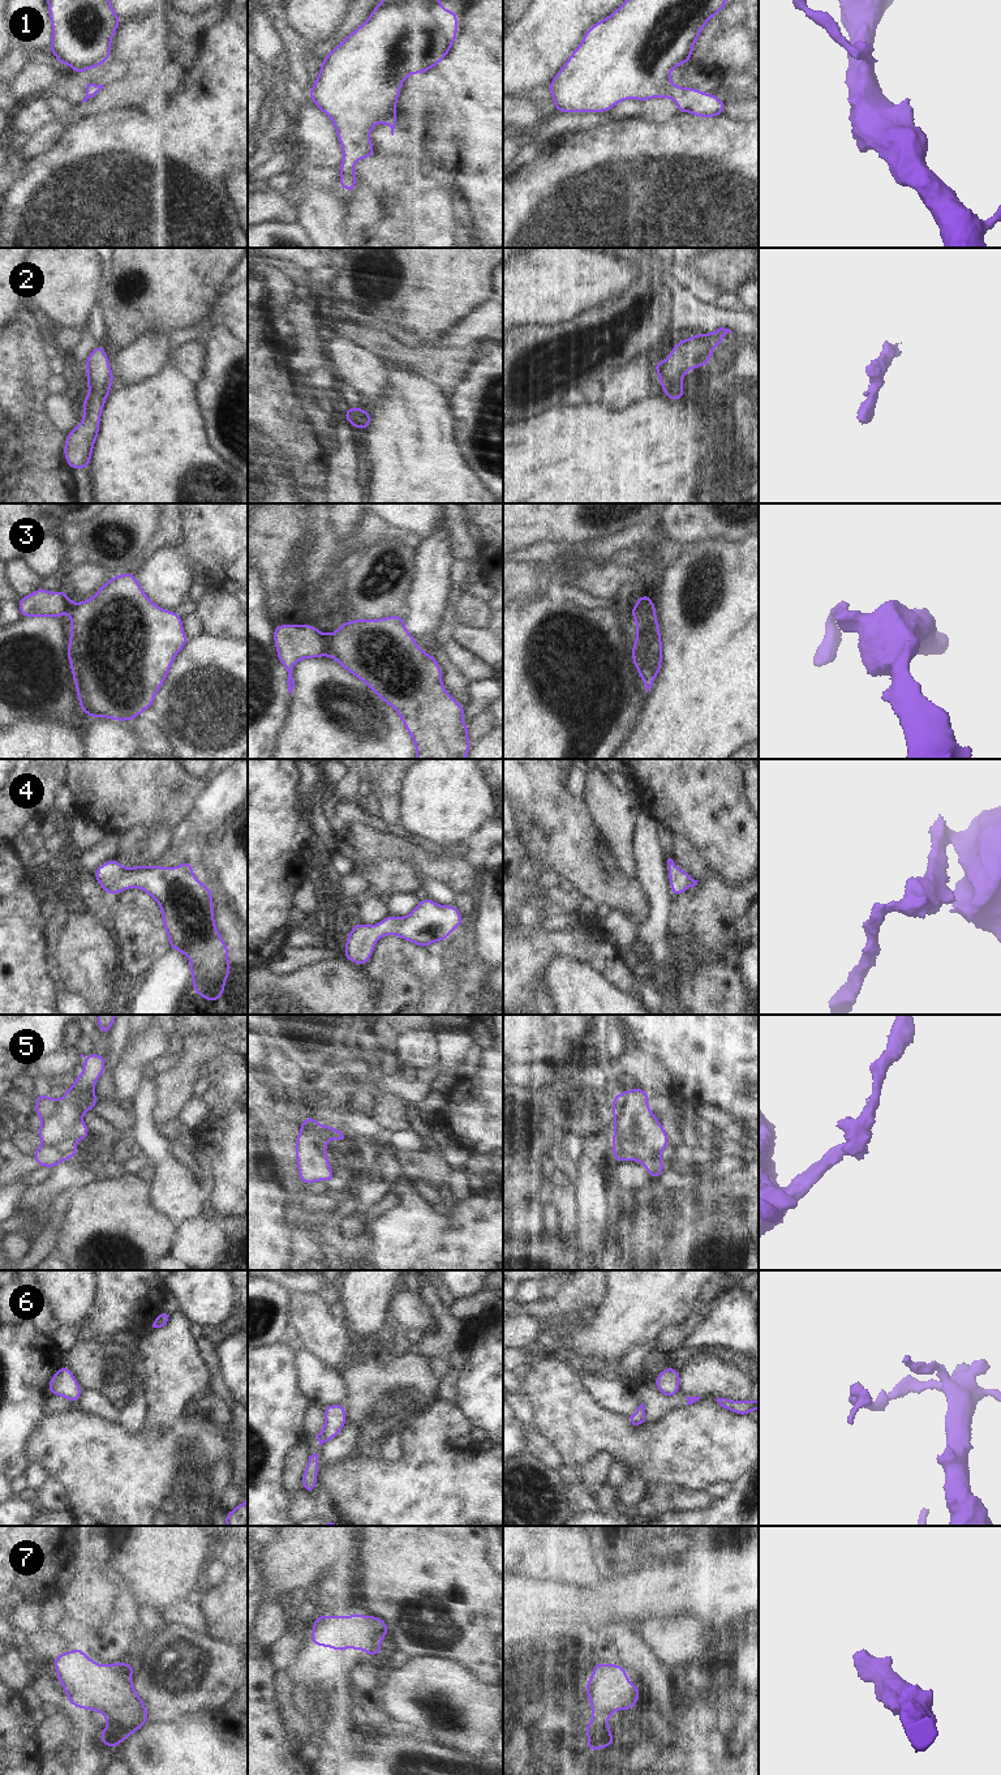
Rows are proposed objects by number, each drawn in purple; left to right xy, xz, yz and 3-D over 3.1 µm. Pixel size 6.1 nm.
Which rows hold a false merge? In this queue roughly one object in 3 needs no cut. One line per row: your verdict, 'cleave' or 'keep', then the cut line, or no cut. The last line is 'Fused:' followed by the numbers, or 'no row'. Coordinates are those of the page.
1: keep; no cut
2: keep; no cut
3: cleave; cut in xz along (325, 635), (326, 655)
4: keep; no cut
5: cleave; cut in yz along (614, 1133), (617, 1136), (634, 1136), (660, 1153)
6: cleave; cut in xz along (319, 1440), (322, 1443)
7: keep; no cut
Fused: 3, 5, 6

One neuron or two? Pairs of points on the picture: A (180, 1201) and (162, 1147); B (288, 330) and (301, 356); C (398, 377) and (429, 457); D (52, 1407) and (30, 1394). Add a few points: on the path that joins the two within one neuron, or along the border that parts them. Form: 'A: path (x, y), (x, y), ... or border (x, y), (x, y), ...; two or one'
A: path (174, 1188), (163, 1160); one
B: border (293, 326), (295, 334); two
C: path (411, 397), (415, 406), (415, 437); one
D: border (50, 1394), (43, 1403), (42, 1414); two

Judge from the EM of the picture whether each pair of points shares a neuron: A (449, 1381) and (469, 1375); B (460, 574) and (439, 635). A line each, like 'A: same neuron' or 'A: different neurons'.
A: different neurons
B: different neurons

